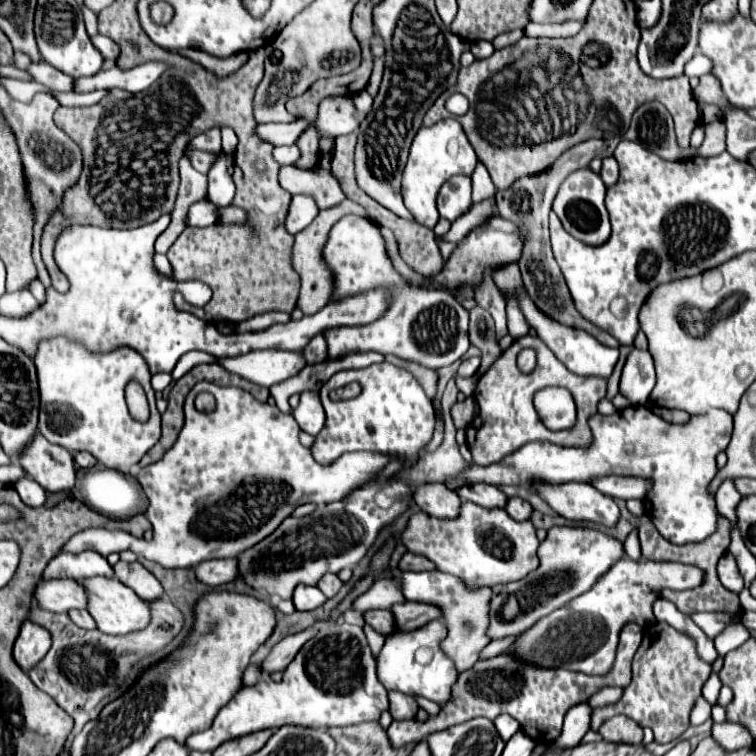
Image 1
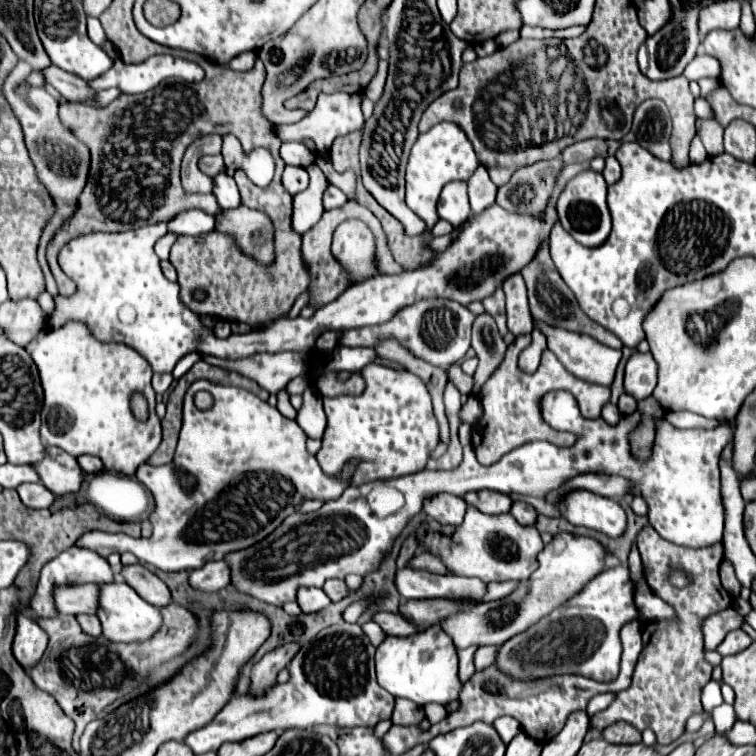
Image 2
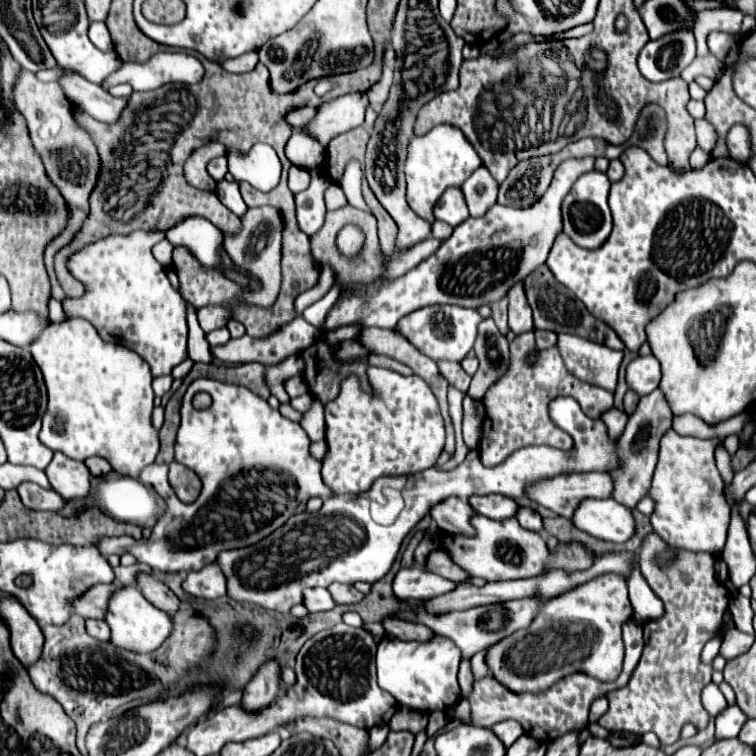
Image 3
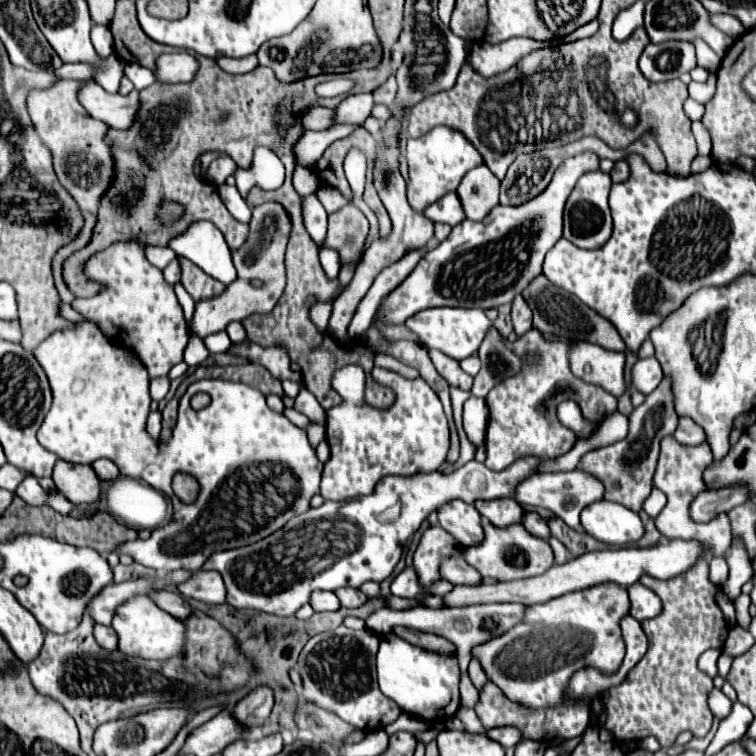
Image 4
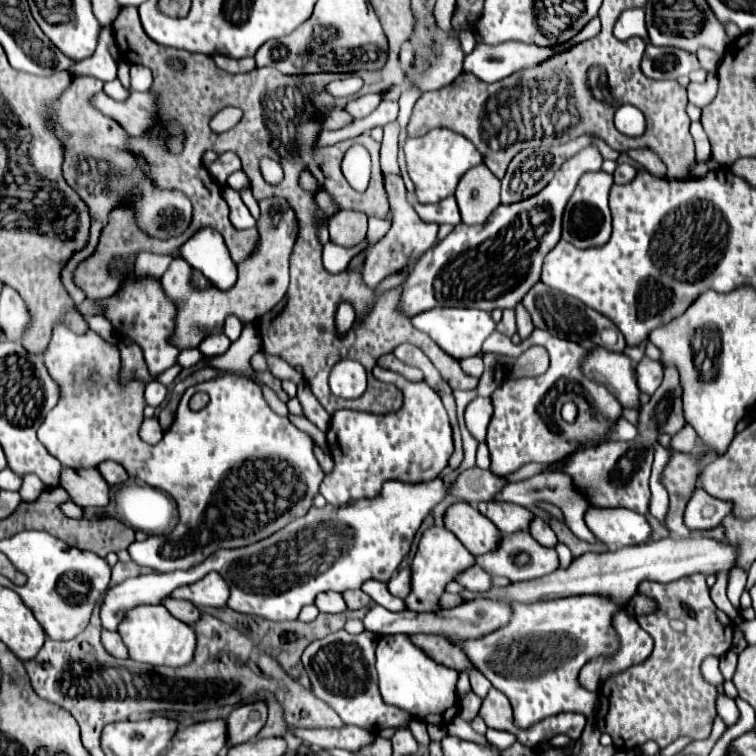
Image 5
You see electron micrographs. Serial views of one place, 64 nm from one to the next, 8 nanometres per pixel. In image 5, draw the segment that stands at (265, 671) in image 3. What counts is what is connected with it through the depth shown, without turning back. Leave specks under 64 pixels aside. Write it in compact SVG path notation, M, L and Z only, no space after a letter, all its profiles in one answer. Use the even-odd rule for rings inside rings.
M254 702L238 706L228 716L228 740L230 746L242 744L252 740L268 718L268 704L266 702Z

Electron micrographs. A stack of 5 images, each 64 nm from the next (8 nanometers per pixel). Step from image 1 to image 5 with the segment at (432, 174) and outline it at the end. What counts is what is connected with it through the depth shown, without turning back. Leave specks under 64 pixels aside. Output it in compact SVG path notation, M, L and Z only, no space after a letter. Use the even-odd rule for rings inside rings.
M436 128L424 136L408 138L404 152L408 160L408 172L414 182L416 198L420 204L434 204L444 200L446 196L452 196L458 186L458 180L470 168L482 164L482 156L476 150L476 146L468 142L462 134L456 134L454 130L448 130L448 128Z

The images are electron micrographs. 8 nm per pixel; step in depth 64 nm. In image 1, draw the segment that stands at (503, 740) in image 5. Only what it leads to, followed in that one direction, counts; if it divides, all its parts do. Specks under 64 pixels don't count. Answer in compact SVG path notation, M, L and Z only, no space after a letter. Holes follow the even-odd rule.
M508 714L498 716L498 718L494 720L494 724L496 724L498 734L502 736L502 740L504 740L504 742L508 742L508 740L510 740L510 736L512 736L514 732L518 732L518 730L520 730L520 724L518 724L512 716L508 716Z

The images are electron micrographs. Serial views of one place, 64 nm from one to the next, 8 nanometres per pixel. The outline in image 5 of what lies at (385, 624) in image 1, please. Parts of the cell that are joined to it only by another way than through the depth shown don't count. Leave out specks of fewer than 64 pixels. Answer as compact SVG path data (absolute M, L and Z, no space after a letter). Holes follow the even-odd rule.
M414 634L414 636L408 636L416 646L420 646L430 658L434 658L436 662L444 664L444 666L450 666L454 670L470 670L470 662L468 658L464 656L464 652L454 644L450 642L448 638L444 636L434 636L434 634Z

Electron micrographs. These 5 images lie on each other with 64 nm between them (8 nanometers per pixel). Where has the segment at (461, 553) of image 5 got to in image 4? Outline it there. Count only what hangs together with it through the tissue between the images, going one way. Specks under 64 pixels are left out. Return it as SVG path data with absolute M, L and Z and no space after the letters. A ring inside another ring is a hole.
M430 526L422 534L422 540L414 552L414 568L424 586L430 586L434 580L440 580L440 574L438 574L440 558L450 554L456 554L462 558L458 550L458 542L440 526Z

